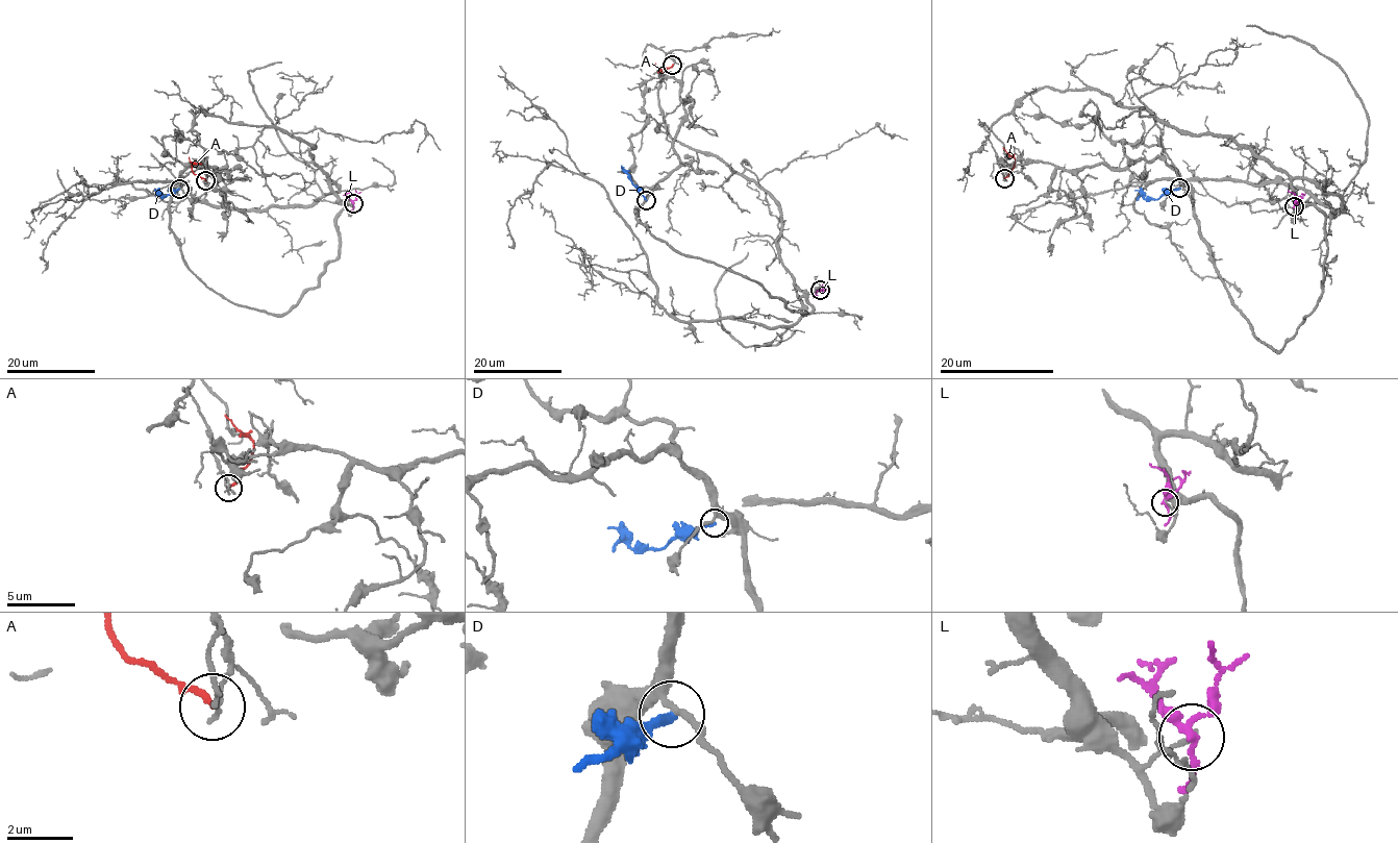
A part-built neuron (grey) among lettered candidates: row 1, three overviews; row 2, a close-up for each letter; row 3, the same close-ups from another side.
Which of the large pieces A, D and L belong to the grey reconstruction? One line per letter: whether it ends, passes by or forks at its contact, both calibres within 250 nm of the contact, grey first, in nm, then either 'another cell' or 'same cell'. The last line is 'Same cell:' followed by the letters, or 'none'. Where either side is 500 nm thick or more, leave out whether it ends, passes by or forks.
A: it ends | 140/190 nm | another cell
D: it ends | 280/240 nm | another cell
L: it forks | 140/190 nm | another cell
Same cell: none

